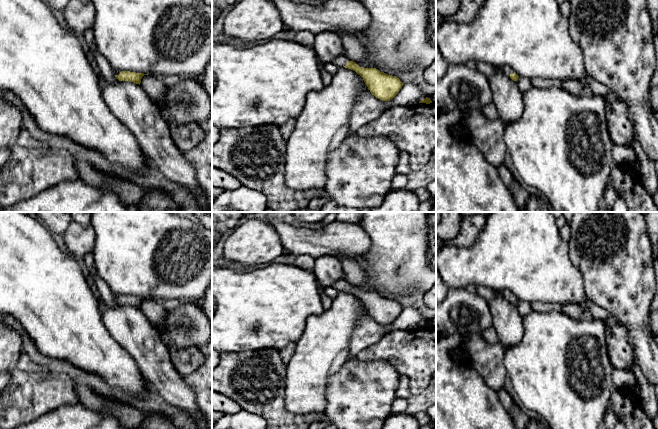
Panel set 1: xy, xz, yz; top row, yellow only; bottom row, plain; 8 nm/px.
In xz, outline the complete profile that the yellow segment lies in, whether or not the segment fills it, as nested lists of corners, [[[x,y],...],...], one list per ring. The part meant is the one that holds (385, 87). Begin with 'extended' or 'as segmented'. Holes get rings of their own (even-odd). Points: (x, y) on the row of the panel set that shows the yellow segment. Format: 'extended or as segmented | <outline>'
extended | [[[335,58],[332,61],[338,68],[345,67],[359,74],[372,95],[383,101],[392,100],[400,91],[403,83],[396,76],[380,72],[376,68],[360,67],[353,61]]]

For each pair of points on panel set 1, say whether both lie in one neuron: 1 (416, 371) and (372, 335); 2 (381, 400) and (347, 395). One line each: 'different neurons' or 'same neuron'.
1: different neurons
2: same neuron

